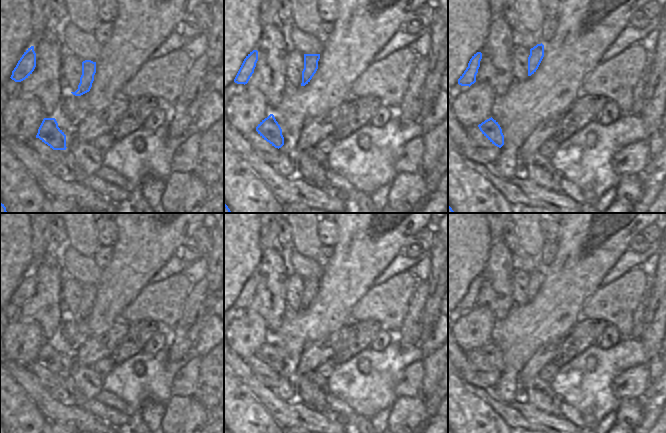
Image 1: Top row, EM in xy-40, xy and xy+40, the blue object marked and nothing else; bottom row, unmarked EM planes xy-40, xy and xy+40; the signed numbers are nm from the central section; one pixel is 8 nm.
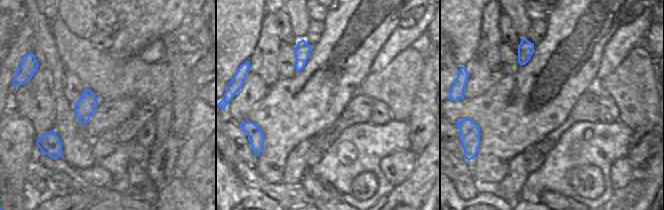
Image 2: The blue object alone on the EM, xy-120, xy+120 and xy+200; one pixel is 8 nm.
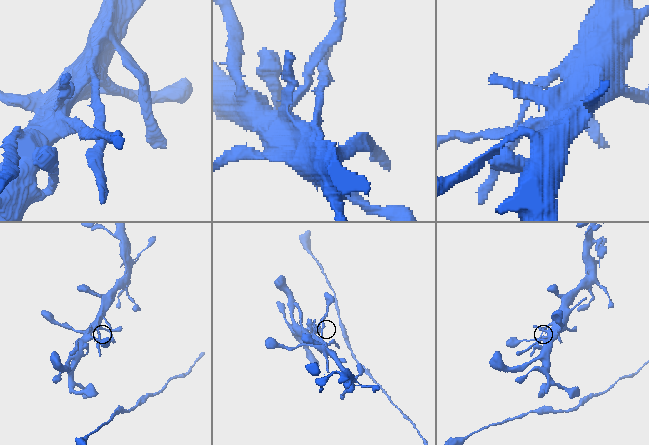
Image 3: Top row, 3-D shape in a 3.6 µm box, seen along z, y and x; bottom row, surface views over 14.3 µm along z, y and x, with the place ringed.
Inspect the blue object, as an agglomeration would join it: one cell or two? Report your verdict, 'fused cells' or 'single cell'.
single cell

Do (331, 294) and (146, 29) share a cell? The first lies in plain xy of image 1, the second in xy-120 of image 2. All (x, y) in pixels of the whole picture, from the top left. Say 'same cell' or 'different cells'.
same cell

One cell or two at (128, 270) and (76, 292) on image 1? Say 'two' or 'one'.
two

